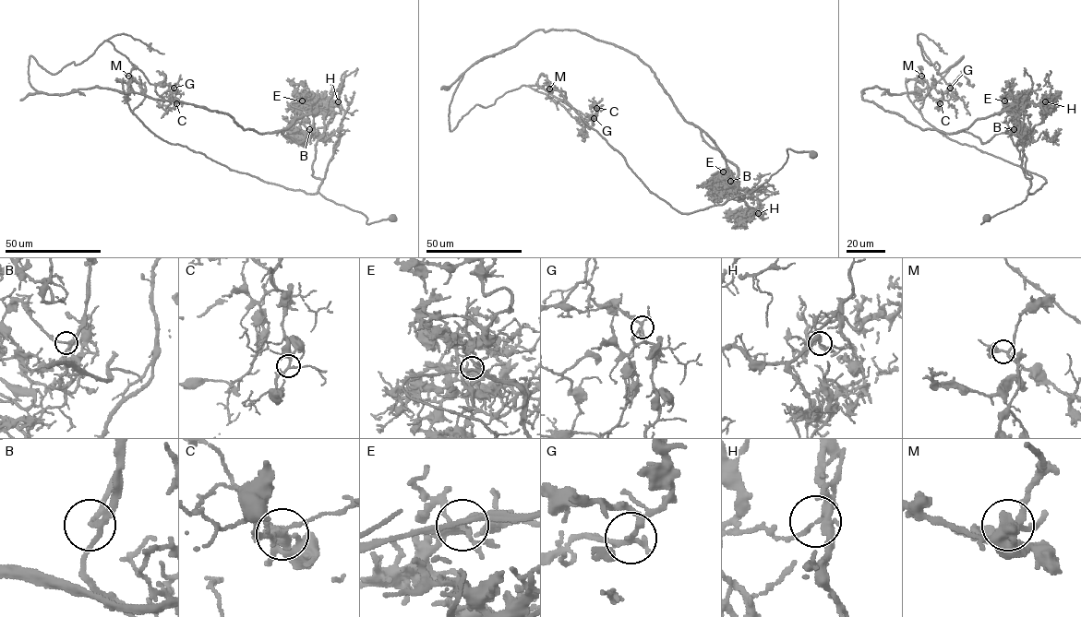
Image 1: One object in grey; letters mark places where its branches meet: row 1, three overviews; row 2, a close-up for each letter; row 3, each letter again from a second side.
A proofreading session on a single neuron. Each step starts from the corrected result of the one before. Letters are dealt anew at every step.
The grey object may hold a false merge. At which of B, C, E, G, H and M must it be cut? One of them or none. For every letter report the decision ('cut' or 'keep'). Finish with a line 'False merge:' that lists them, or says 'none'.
B: keep
C: keep
E: keep
G: keep
H: cut
M: keep
False merge: H

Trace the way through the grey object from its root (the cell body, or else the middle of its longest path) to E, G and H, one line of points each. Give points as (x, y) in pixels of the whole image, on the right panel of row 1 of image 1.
E: (986, 219), (1026, 199), (1018, 117), (1050, 109), (1019, 135), (963, 130), (1012, 113), (1004, 100)
G: (986, 219), (1050, 103), (982, 143), (862, 99), (964, 56), (918, 41), (951, 88)
H: (986, 219), (981, 223), (1026, 199), (1031, 182), (1022, 167), (1018, 117), (1027, 103), (1045, 101)

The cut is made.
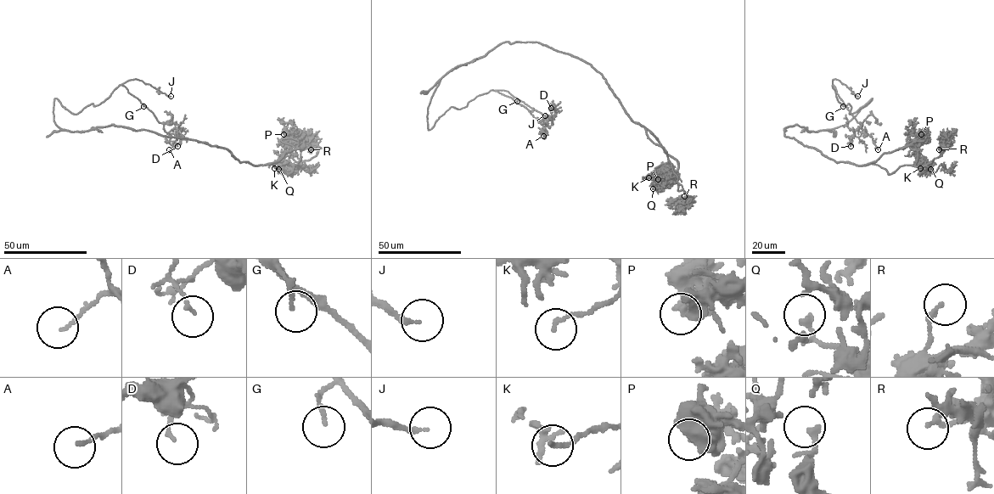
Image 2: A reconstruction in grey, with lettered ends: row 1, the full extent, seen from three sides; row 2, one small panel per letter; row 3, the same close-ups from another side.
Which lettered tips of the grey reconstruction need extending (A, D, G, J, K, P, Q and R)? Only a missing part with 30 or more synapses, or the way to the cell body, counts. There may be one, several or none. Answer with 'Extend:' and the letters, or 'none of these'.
Extend: J

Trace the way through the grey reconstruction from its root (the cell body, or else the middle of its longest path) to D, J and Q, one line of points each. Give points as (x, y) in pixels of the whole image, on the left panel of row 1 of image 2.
D: (120, 126), (63, 129), (53, 119), (53, 100), (76, 114), (122, 85), (159, 122), (182, 128), (177, 146)
J: (120, 126), (63, 129), (53, 119), (53, 100), (76, 114), (134, 79), (171, 96)
Q: (120, 126), (225, 148), (255, 165), (277, 162), (304, 145), (299, 166), (278, 169)

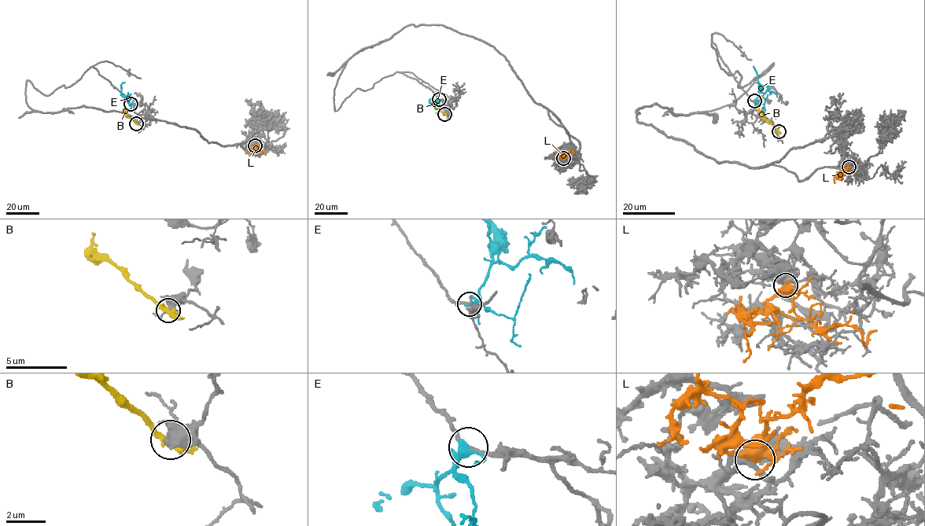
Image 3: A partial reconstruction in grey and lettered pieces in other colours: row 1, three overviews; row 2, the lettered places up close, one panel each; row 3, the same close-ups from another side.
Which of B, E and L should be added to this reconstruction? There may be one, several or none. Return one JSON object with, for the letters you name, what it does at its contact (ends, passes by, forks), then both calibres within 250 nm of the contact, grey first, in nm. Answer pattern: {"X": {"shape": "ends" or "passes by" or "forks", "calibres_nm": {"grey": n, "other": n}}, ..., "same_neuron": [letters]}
{"L": {"shape": "forks", "calibres_nm": {"grey": 320, "other": 420}}, "same_neuron": ["L"]}

